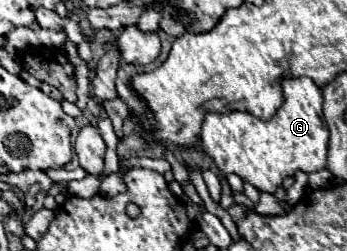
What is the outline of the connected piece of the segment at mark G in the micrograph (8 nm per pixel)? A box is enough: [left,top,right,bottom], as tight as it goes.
[199,78,329,194]

